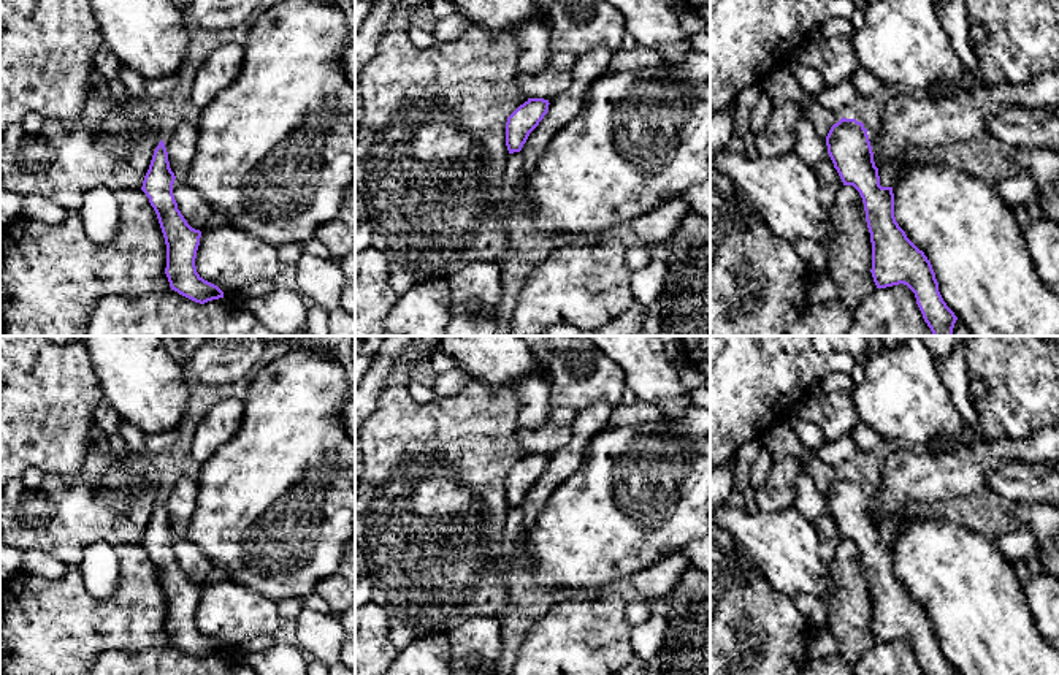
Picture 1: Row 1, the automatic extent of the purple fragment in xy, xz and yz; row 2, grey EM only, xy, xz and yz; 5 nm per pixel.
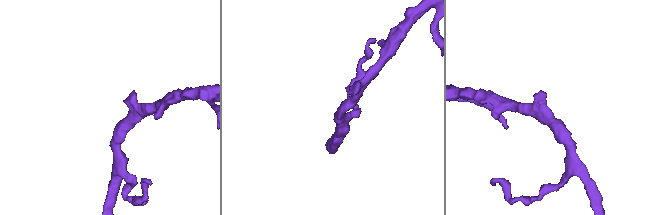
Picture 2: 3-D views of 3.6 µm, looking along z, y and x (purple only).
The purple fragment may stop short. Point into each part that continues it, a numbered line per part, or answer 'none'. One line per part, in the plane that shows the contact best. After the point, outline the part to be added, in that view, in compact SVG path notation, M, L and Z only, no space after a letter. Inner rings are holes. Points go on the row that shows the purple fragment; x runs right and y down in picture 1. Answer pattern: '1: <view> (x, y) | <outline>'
none

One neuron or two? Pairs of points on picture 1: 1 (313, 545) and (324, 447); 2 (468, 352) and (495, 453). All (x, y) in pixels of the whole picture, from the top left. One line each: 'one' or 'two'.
1: one
2: two

